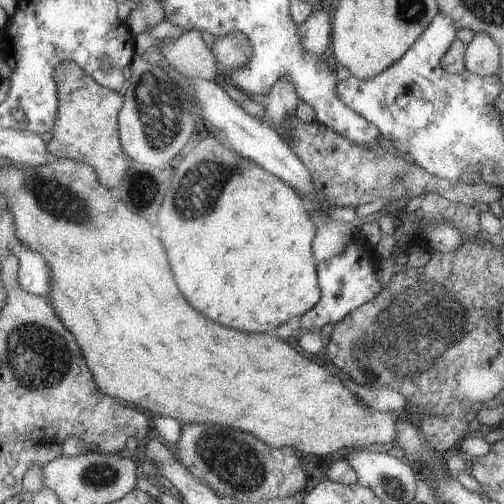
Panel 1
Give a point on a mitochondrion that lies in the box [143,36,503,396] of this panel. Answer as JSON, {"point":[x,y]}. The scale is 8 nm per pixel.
{"point":[416,324]}

